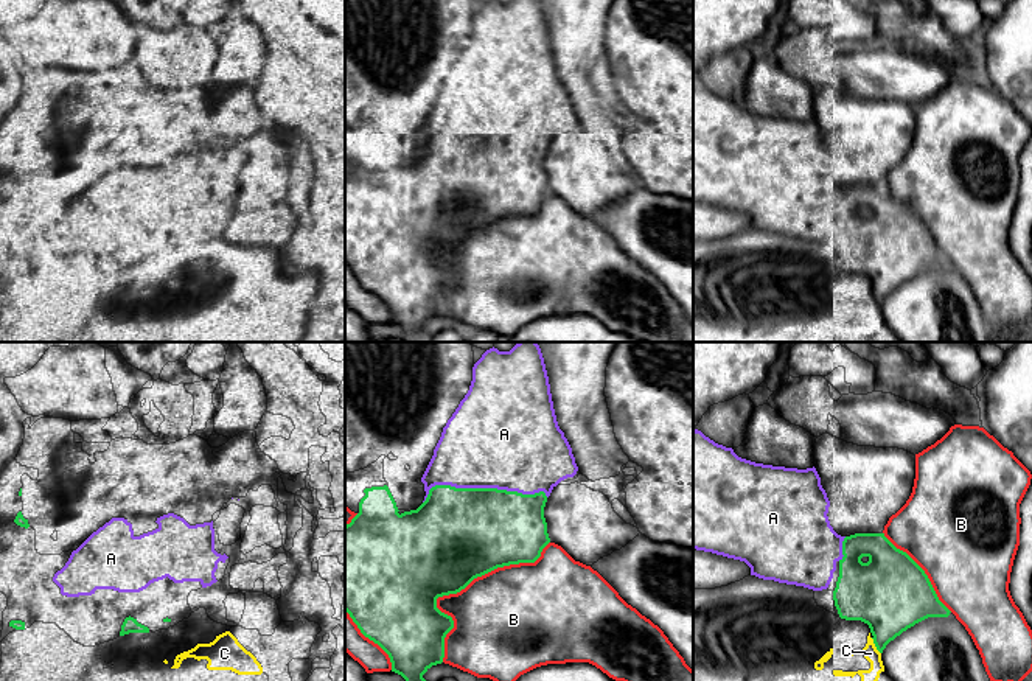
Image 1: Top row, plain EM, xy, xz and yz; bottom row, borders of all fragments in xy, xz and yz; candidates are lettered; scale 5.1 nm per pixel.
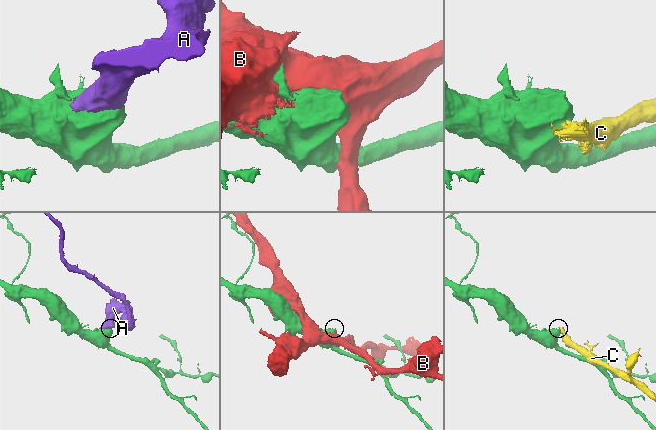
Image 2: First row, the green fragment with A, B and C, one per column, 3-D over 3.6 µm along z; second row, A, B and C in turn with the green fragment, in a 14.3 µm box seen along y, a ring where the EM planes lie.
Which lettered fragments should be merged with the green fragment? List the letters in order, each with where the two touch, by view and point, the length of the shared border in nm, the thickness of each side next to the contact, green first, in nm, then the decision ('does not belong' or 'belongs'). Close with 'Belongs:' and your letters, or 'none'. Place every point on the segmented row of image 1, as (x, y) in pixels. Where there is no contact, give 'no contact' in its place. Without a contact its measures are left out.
A: contact xz (482, 488); length 650 nm; calibres 460 and 480 nm; belongs
B: contact xz (462, 588); length 850 nm; calibres 480 and 480 nm; does not belong
C: contact yz (875, 646); length 100 nm; calibres 340 and 80 nm; does not belong
Belongs: A

